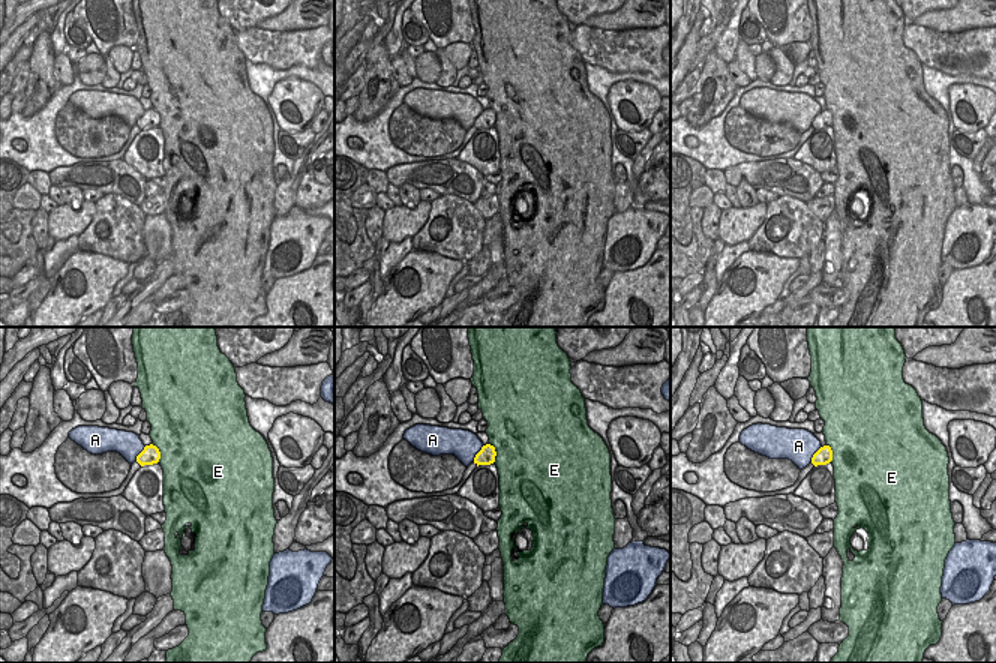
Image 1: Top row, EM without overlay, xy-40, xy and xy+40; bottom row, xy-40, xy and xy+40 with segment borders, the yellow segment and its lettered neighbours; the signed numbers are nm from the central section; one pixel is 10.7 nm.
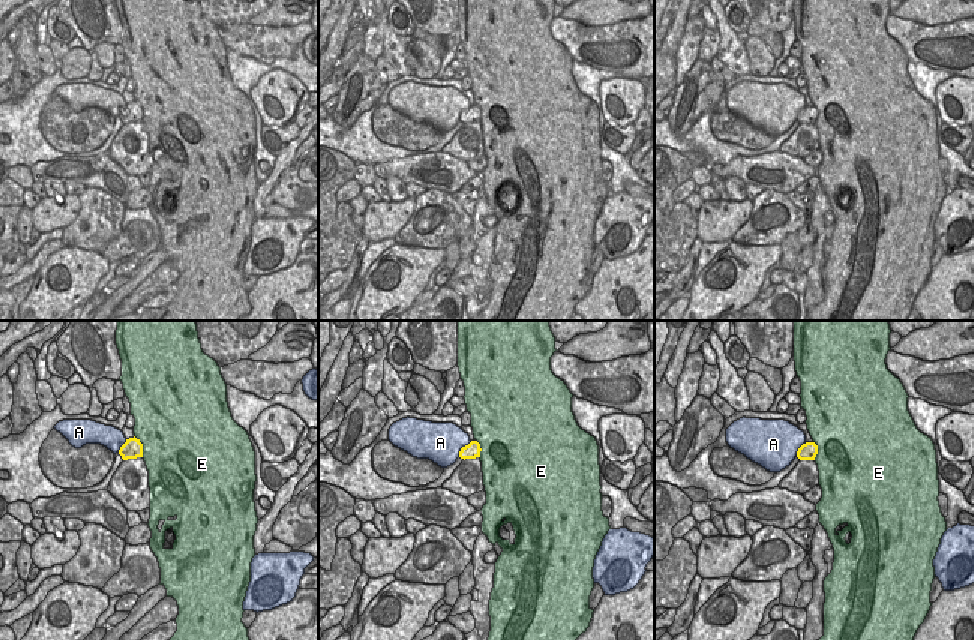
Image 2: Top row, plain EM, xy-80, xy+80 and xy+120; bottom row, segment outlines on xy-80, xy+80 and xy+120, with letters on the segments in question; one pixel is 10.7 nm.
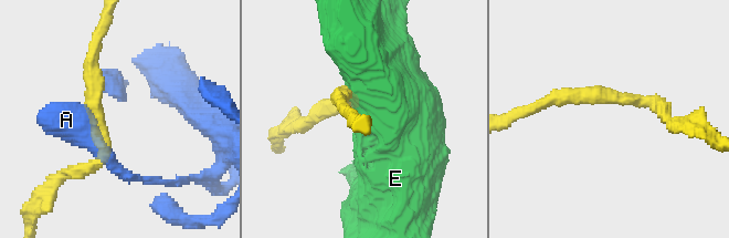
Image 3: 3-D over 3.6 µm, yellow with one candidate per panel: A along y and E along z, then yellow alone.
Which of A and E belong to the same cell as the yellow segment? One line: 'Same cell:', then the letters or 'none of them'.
Same cell: none of them

